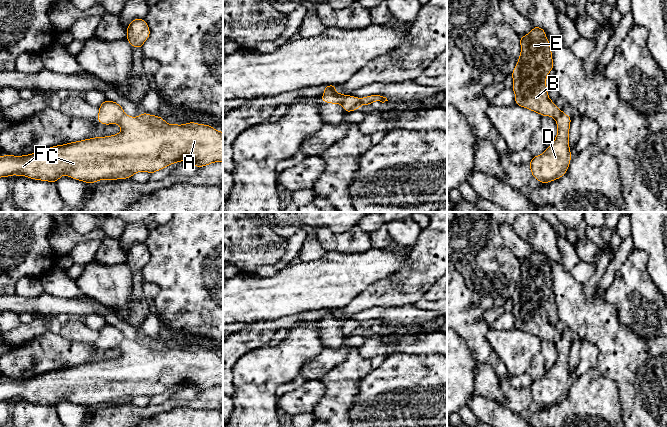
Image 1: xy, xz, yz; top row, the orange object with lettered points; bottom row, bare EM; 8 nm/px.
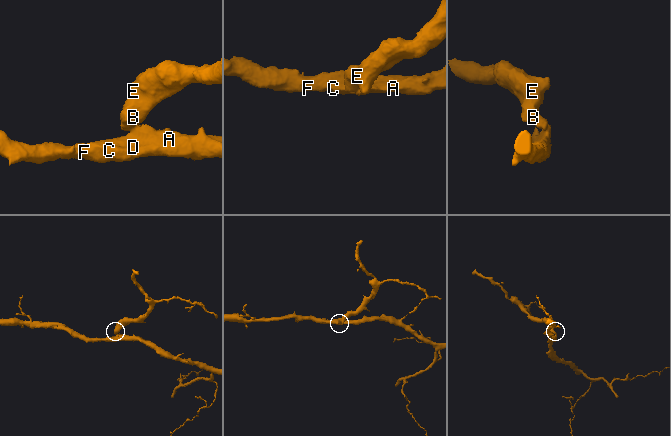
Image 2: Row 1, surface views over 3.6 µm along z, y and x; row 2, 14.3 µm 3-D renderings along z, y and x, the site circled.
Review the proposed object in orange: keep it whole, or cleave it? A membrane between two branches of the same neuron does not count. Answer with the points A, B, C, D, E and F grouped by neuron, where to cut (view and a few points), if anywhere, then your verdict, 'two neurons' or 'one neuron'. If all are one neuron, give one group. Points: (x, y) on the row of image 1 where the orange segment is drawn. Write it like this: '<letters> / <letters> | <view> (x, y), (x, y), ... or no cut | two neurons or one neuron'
A C D F / B E | xy (124, 113), (117, 123) | two neurons

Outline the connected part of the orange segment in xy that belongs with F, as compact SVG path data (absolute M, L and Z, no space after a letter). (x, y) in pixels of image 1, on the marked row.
M143 112L139 117L124 114L118 124L121 132L116 135L60 144L29 155L0 156L0 178L23 175L56 183L61 176L66 175L91 185L99 180L131 178L140 171L153 174L184 160L197 168L223 162L223 132L210 125L196 122L167 124L163 118Z

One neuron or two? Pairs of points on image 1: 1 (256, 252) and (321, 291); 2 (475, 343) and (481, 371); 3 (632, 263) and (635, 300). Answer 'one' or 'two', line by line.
1: two
2: two
3: one

